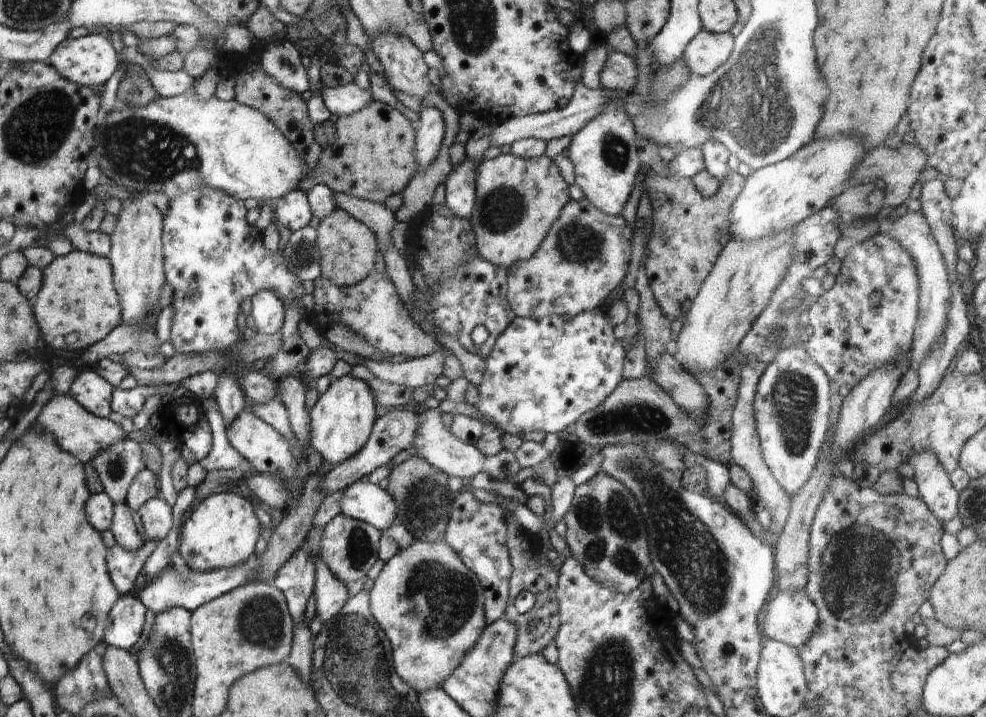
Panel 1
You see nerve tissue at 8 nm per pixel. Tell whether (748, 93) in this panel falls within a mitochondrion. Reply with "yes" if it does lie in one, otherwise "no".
yes

